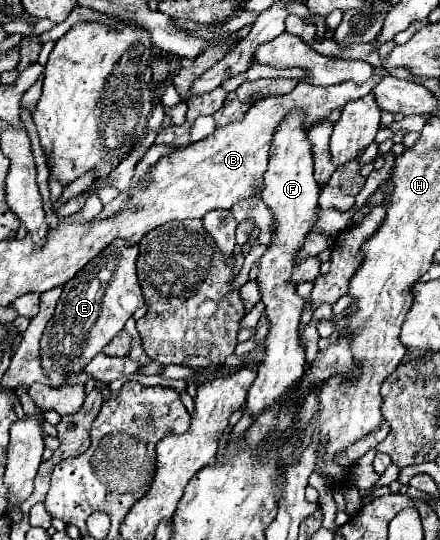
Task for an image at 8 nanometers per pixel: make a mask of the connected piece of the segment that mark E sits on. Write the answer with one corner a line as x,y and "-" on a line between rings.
115,239
113,245
107,245
65,283
57,309
41,337
41,367
47,371
53,387
59,387
65,381
65,375
81,373
83,367
123,329
125,321
145,305
135,269
137,255
139,245
131,247
123,239

